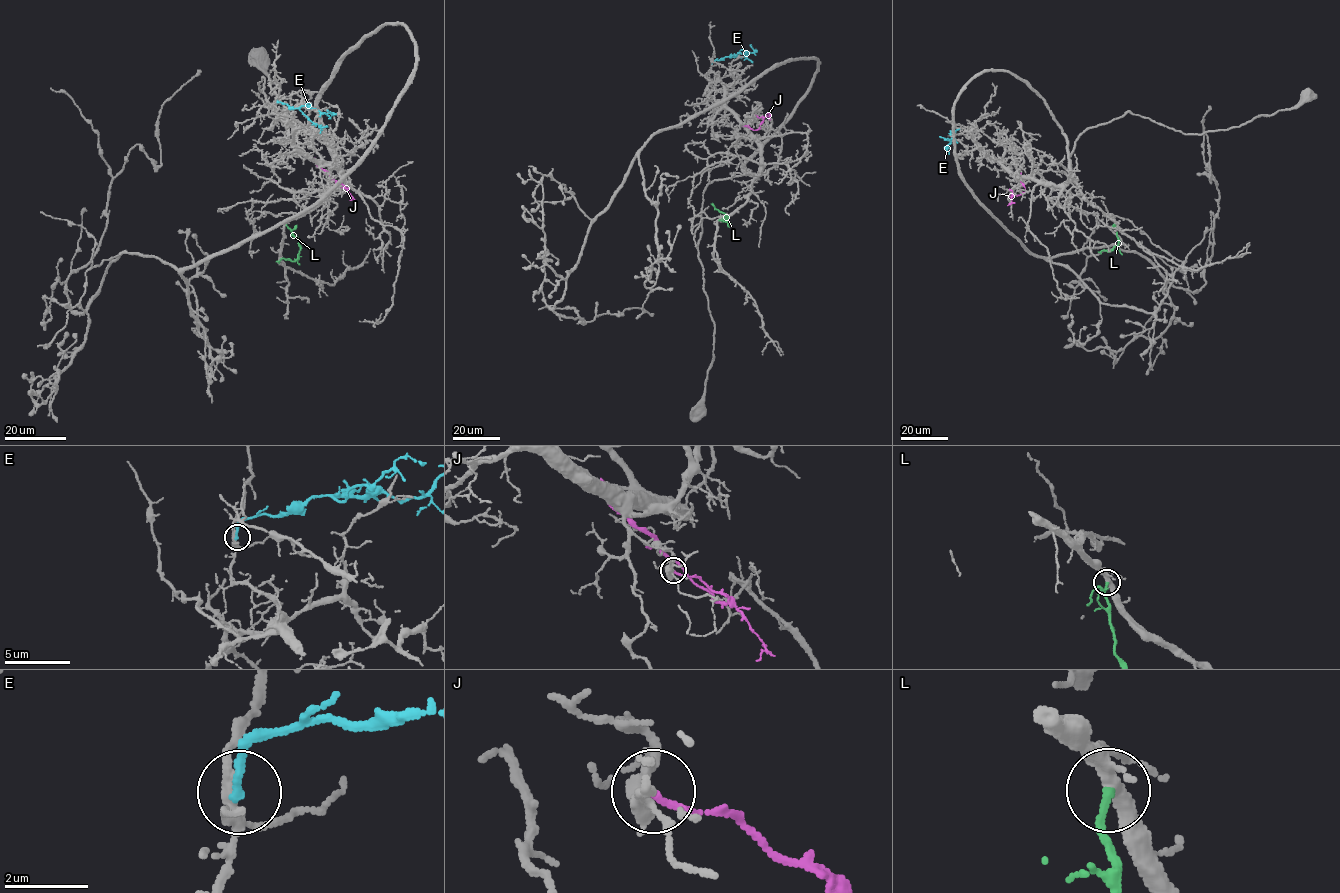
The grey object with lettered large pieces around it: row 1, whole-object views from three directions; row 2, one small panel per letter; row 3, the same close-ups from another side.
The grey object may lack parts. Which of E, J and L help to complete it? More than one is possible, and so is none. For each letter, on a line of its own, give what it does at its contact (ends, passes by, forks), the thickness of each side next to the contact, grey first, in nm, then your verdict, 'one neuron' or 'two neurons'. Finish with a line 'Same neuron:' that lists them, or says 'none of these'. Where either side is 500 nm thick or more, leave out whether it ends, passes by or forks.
E: it ends; calibres 240 and 200 nm; two neurons
J: it ends; calibres 340 and 170 nm; two neurons
L: it ends; calibres 360 and 170 nm; one neuron
Same neuron: L

